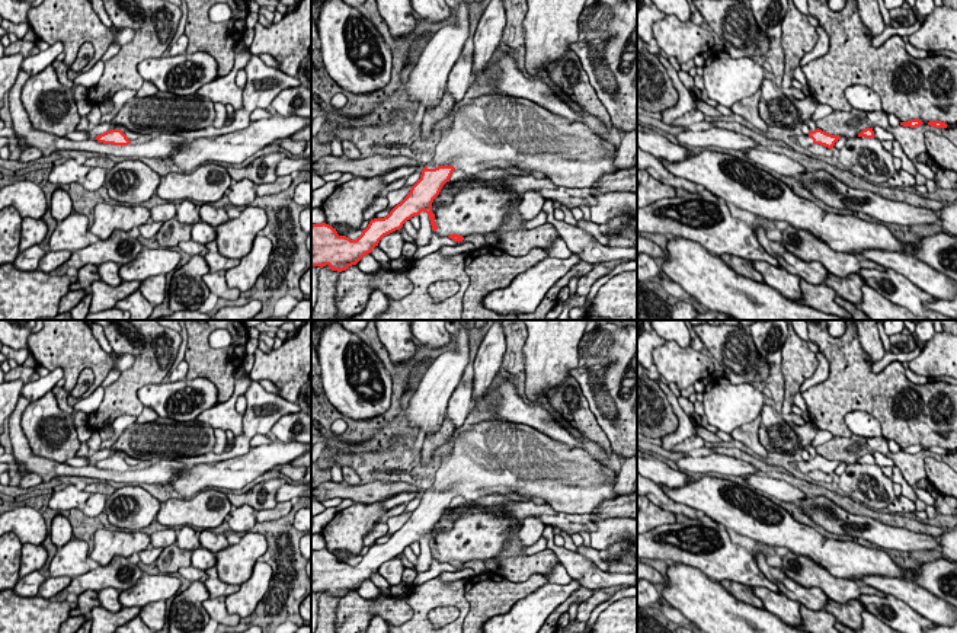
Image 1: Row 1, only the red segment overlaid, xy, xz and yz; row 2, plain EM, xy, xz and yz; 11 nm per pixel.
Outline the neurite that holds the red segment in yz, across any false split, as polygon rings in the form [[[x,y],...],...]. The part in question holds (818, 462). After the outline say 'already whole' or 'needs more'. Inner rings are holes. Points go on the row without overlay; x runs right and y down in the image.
[[[814,455],[809,458],[809,463],[813,466],[813,470],[820,470],[828,474],[833,474],[835,469],[841,464],[839,461],[828,460],[822,455]]]; already whole

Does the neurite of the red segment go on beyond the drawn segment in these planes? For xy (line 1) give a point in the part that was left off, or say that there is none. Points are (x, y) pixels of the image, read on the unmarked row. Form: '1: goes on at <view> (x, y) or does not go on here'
1: does not go on here

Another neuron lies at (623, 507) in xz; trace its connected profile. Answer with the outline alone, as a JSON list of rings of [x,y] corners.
[[[637,492],[598,505],[588,518],[637,518]]]

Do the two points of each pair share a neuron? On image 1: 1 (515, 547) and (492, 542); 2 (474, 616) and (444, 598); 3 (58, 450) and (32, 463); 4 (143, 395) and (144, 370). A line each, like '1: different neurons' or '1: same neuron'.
1: different neurons
2: different neurons
3: different neurons
4: different neurons

